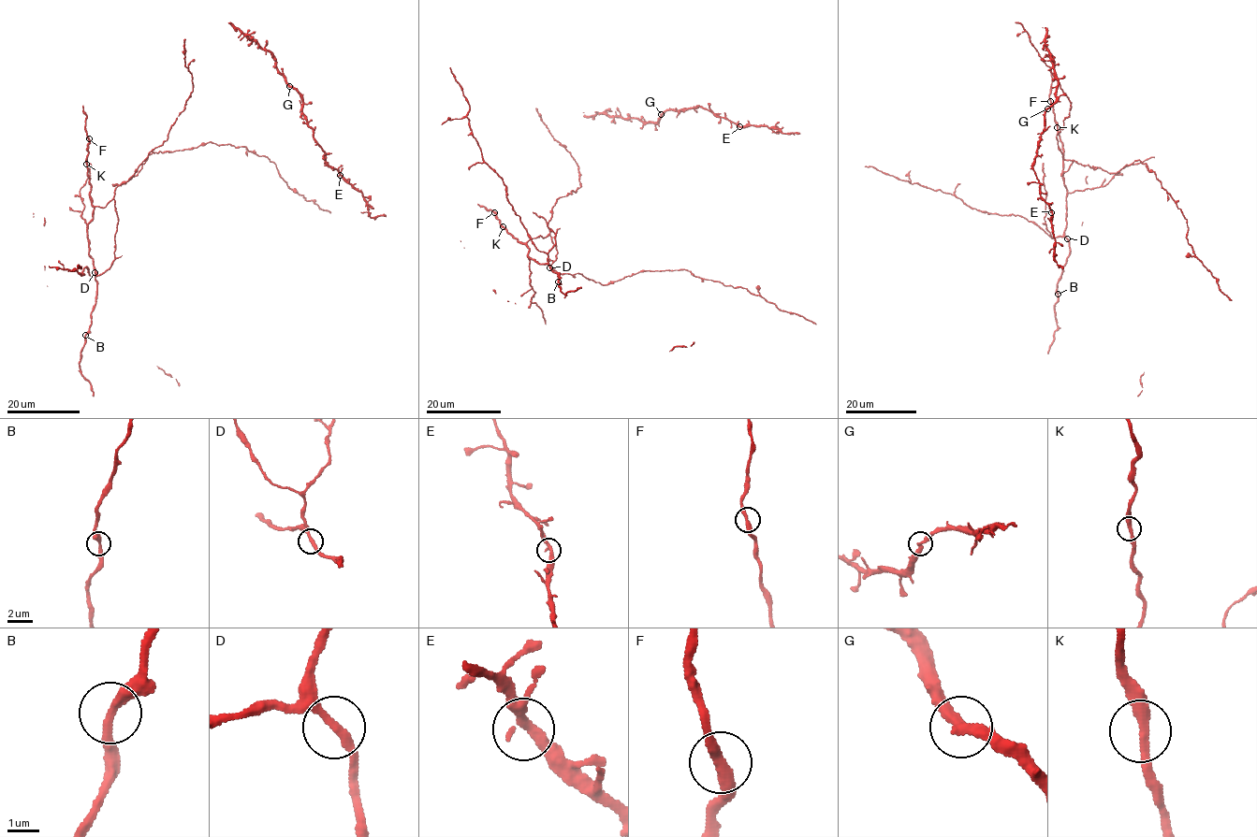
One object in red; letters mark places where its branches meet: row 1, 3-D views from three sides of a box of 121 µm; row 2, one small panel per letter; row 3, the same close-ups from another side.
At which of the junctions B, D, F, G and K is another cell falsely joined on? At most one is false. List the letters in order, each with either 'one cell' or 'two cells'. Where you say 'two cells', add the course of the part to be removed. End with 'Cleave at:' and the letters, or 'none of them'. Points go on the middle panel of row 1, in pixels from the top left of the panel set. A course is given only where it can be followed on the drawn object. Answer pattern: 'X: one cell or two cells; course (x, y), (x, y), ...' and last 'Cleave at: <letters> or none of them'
B: one cell
D: one cell
F: one cell
G: one cell
K: one cell
Cleave at: none of them

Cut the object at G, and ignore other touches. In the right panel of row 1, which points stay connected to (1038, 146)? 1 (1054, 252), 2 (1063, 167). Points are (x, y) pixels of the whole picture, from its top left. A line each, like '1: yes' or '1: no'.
1: yes
2: no

